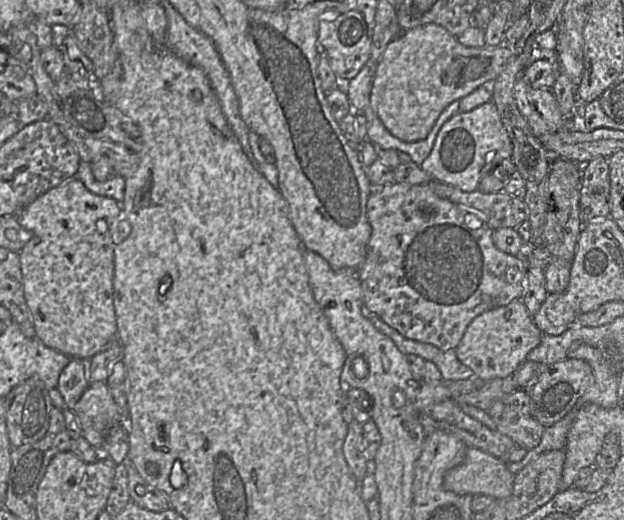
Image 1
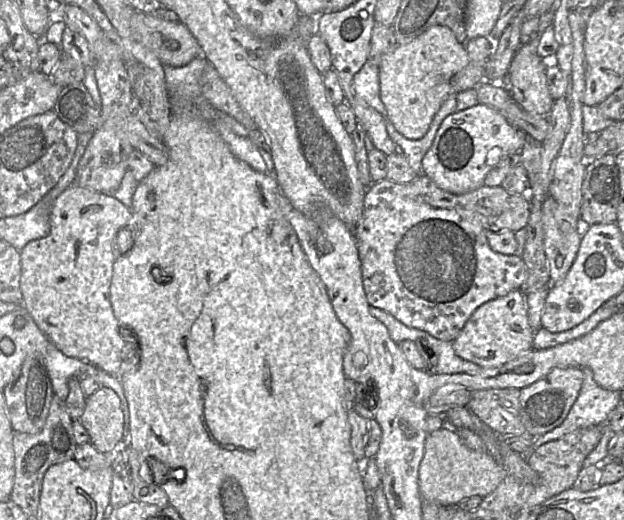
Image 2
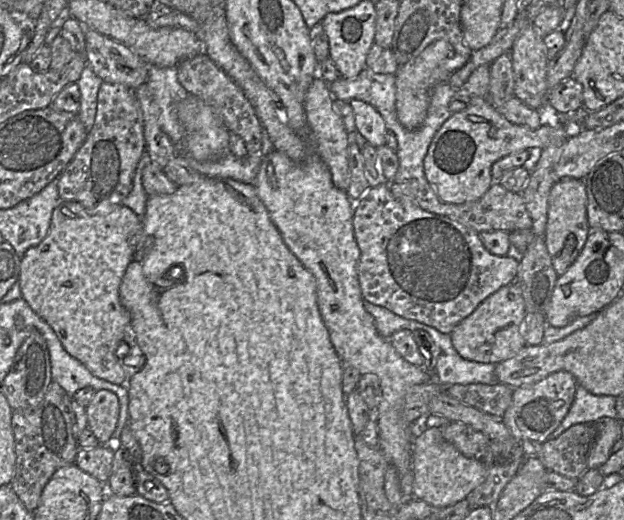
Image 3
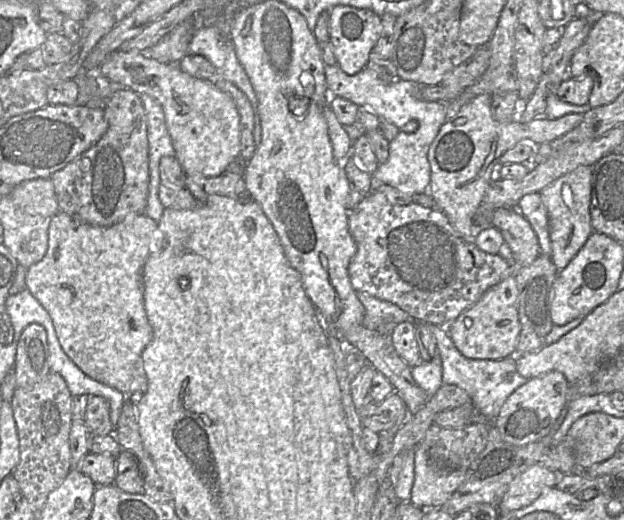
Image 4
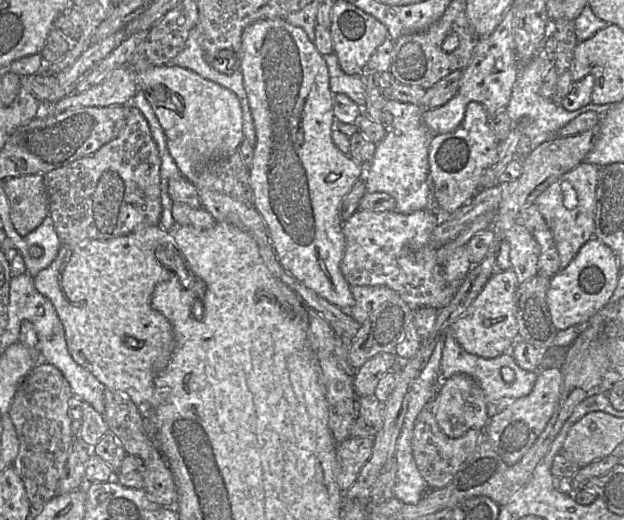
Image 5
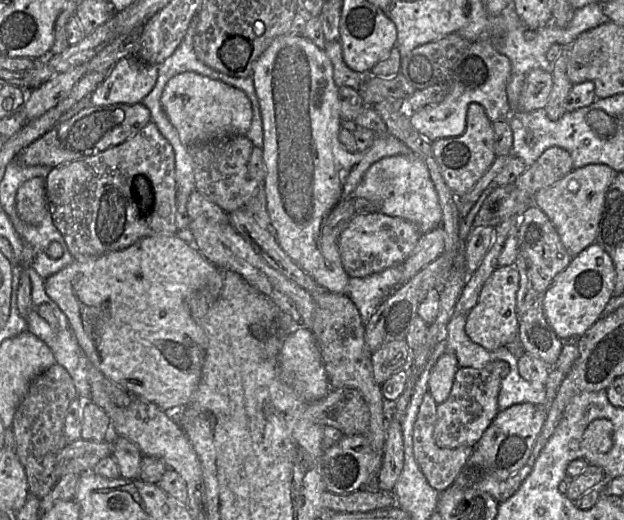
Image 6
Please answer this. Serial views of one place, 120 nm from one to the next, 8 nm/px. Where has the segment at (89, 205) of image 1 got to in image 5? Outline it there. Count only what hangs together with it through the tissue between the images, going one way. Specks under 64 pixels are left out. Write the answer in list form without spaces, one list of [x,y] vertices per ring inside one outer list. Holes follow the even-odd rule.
[[[160,225],[138,226],[131,233],[107,240],[90,240],[81,244],[63,244],[59,248],[57,257],[47,268],[41,270],[34,277],[34,286],[39,293],[44,295],[53,304],[64,328],[67,348],[73,359],[83,368],[92,373],[104,386],[129,397],[139,407],[149,407],[154,394],[155,375],[163,370],[169,363],[174,349],[174,334],[171,323],[160,312],[151,306],[151,297],[155,286],[168,280],[173,272],[165,268],[157,259],[155,250],[160,244],[175,242],[171,233]]]

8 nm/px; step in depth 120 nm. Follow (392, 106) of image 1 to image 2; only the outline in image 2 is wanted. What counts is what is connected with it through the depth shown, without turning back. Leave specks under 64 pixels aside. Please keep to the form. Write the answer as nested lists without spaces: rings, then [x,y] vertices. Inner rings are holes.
[[[442,25],[430,27],[408,44],[398,45],[394,51],[380,59],[378,68],[380,99],[386,108],[388,118],[395,129],[410,140],[421,139],[427,133],[435,114],[450,94],[475,88],[485,80],[485,64],[472,61],[452,30]]]

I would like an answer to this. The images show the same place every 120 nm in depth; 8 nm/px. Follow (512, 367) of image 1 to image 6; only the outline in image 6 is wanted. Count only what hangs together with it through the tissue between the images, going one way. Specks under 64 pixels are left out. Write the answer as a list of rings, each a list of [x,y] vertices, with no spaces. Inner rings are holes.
[[[515,266],[497,267],[482,287],[476,305],[466,314],[466,334],[489,351],[518,340],[520,318],[516,310],[516,293],[519,275]]]

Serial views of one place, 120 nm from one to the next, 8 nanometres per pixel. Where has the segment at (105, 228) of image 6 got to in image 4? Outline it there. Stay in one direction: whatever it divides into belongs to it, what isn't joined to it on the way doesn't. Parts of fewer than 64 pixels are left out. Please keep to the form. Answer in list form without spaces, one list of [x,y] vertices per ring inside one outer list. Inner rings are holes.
[[[121,89],[104,103],[108,129],[88,150],[51,176],[59,211],[86,223],[108,227],[144,214],[149,193],[147,118],[138,93]]]

